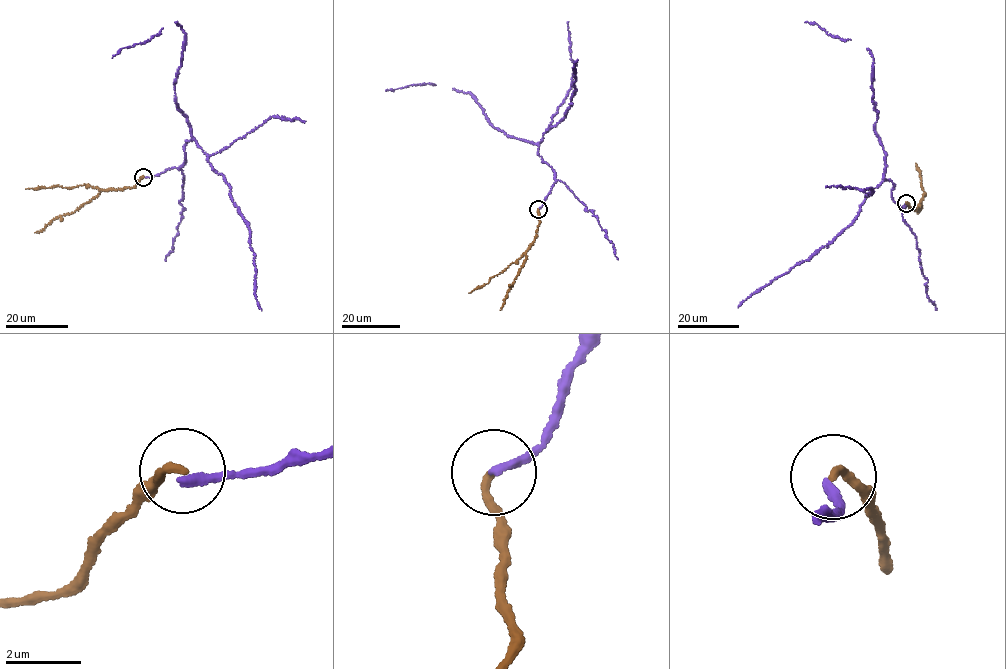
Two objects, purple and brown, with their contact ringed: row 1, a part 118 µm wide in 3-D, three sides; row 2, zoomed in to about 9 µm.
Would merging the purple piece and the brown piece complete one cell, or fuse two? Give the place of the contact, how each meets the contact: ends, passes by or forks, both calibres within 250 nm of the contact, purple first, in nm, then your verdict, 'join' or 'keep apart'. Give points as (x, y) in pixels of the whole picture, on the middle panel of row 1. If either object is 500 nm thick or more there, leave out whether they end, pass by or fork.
at (538, 209); purple ends there; brown ends there; 240 nm thick on the purple side, 200 nm on the other; join

